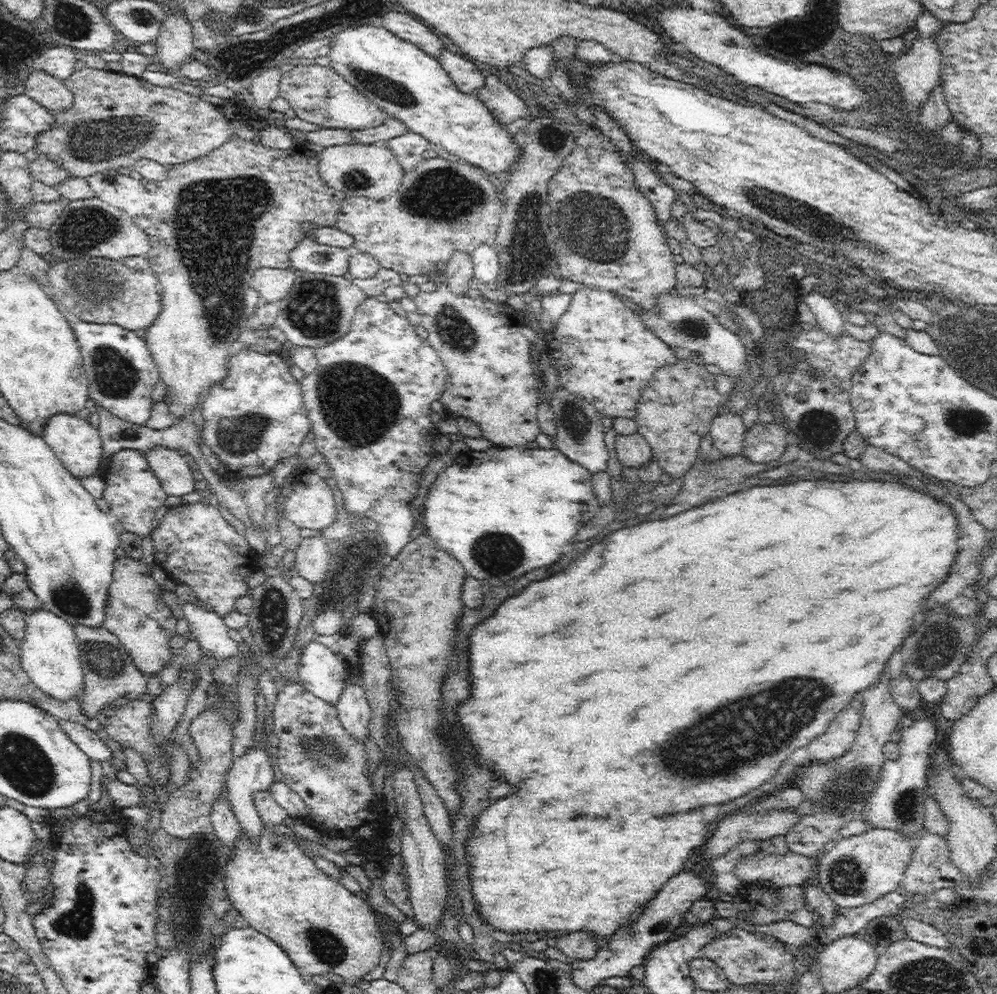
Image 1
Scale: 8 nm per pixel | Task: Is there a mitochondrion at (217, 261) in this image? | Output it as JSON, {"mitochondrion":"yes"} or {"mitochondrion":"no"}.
{"mitochondrion":"yes"}

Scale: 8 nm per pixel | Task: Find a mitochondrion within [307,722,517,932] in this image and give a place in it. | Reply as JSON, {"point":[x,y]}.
{"point":[446,750]}

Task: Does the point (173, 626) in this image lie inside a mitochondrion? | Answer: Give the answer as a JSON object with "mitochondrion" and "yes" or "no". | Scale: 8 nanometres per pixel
{"mitochondrion":"no"}

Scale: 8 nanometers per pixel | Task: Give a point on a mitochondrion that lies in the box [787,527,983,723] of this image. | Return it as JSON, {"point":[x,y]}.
{"point":[935,657]}

